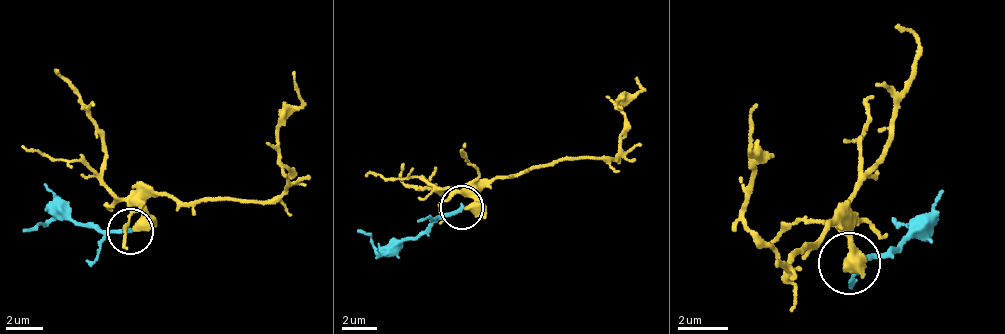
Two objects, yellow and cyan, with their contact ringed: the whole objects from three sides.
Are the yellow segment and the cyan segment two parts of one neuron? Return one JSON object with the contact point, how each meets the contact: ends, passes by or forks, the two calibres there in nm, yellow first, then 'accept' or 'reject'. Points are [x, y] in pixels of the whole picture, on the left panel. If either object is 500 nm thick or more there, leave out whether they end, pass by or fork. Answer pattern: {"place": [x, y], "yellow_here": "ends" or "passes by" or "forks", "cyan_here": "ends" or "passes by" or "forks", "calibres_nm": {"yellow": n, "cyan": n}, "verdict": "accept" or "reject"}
{"place": [130, 231], "yellow_here": "ends", "cyan_here": "ends", "calibres_nm": {"yellow": 440, "cyan": 240}, "verdict": "reject"}

